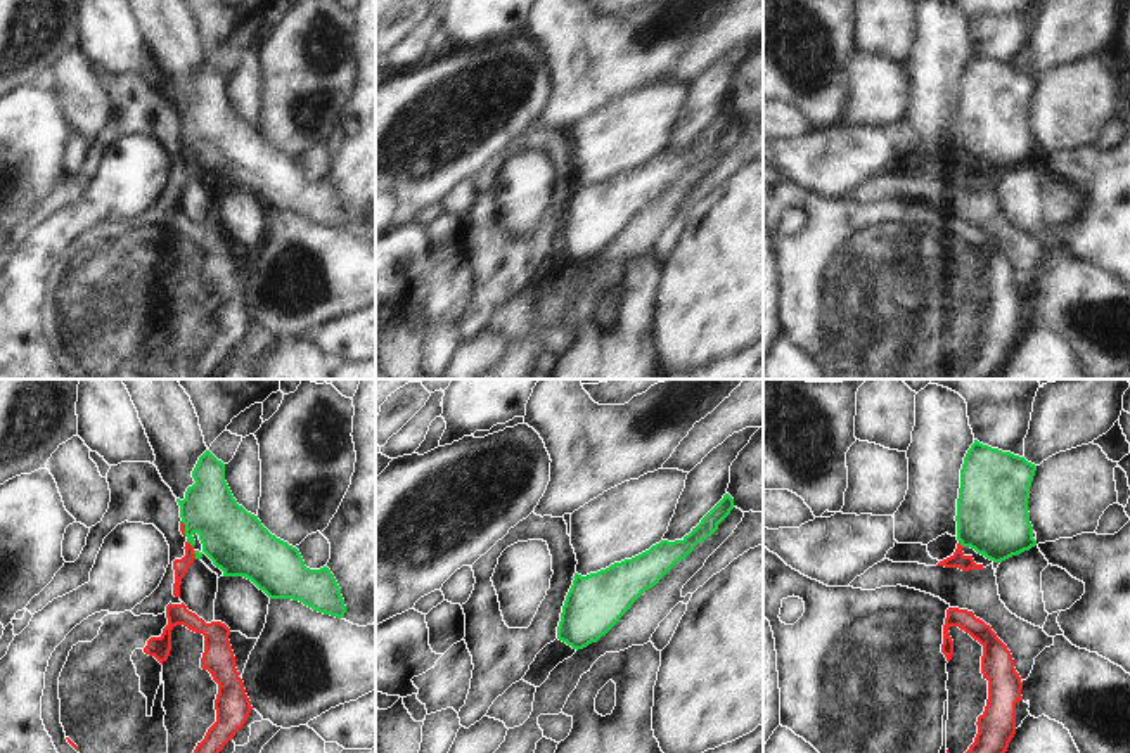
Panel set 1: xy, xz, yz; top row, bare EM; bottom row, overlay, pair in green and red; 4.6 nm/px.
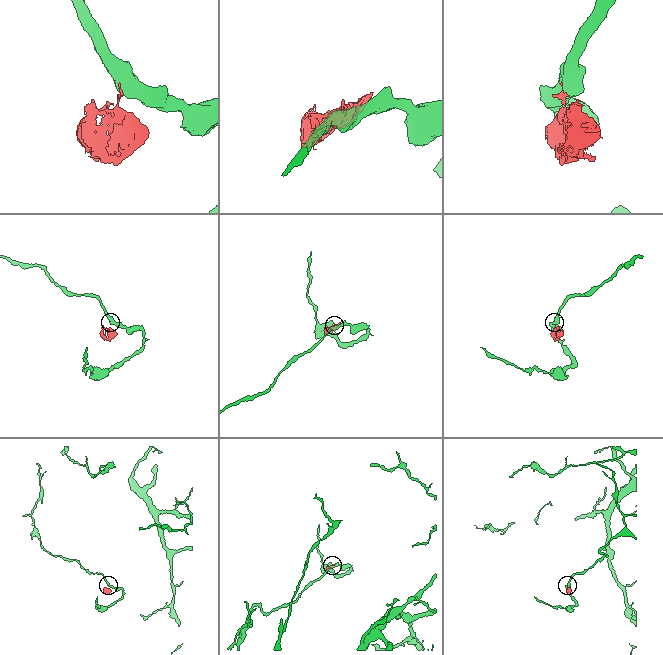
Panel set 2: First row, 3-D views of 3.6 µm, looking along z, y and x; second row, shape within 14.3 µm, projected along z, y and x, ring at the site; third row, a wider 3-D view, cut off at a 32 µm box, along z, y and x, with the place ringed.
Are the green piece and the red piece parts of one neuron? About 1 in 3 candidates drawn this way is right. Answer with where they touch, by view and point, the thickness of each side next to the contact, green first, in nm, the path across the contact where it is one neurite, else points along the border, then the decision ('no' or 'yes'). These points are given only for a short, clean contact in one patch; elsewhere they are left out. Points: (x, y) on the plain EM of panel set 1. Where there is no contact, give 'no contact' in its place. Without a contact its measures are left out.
xy (194, 165) | 280/70 nm | along xy (192, 163), (196, 170) | no

